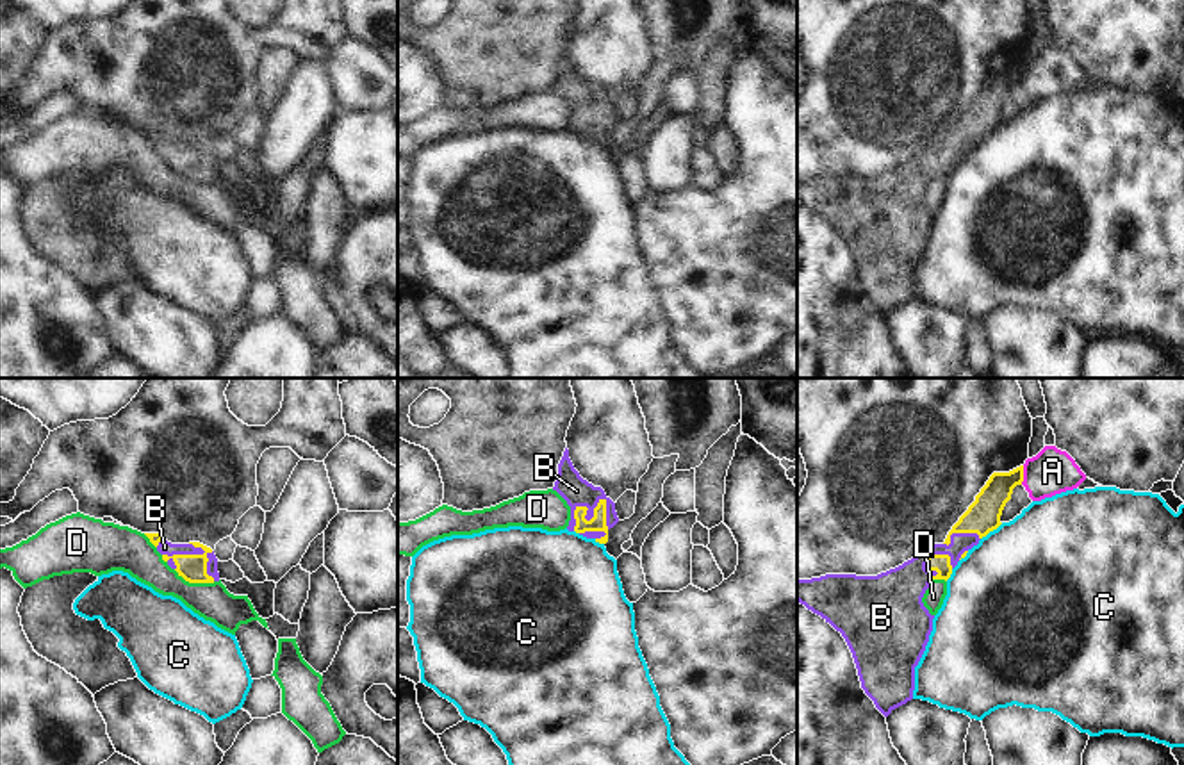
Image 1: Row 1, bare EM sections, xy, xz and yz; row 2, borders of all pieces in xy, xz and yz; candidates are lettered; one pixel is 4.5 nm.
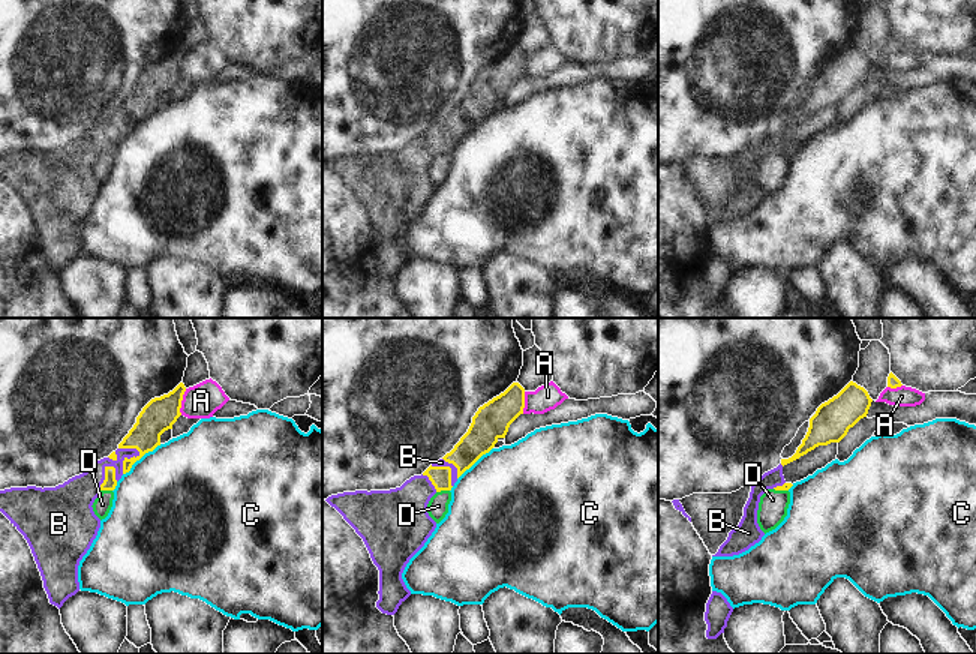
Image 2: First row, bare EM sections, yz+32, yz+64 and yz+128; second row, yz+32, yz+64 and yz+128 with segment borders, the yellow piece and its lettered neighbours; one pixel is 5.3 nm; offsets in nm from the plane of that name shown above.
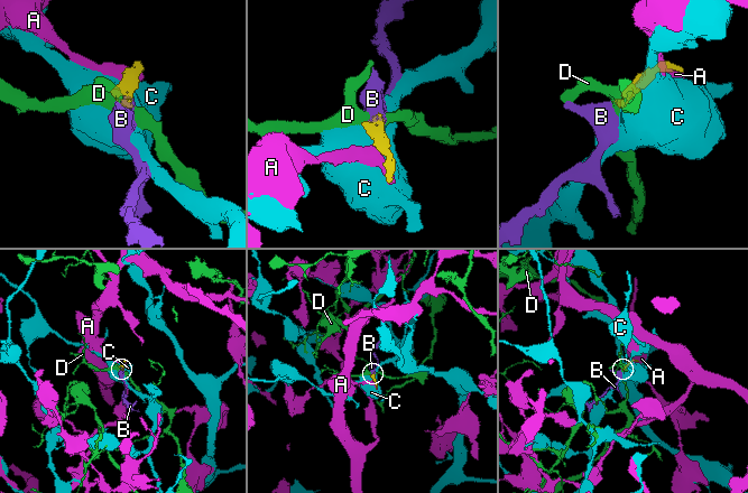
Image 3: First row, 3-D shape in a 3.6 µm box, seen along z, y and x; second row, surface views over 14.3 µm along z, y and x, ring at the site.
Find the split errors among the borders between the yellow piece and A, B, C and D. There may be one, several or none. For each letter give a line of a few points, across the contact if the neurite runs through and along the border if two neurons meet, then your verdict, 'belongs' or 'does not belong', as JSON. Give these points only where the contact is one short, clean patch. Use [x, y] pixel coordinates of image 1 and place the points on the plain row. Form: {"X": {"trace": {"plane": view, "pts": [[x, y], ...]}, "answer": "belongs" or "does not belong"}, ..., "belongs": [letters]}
{"A": {"answer": "does not belong"}, "B": {"trace": {"plane": "xy", "pts": [[193, 168], [197, 156], [175, 156], [164, 148]]}, "answer": "belongs"}, "C": {"trace": {"plane": "yz", "pts": [[1003, 123], [981, 139]]}, "answer": "does not belong"}, "D": {"trace": {"plane": "xy", "pts": [[173, 170], [189, 182], [214, 182]]}, "answer": "does not belong"}, "belongs": ["B"]}

